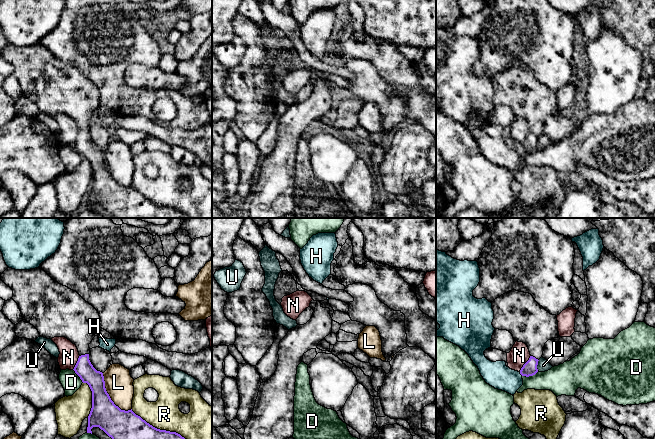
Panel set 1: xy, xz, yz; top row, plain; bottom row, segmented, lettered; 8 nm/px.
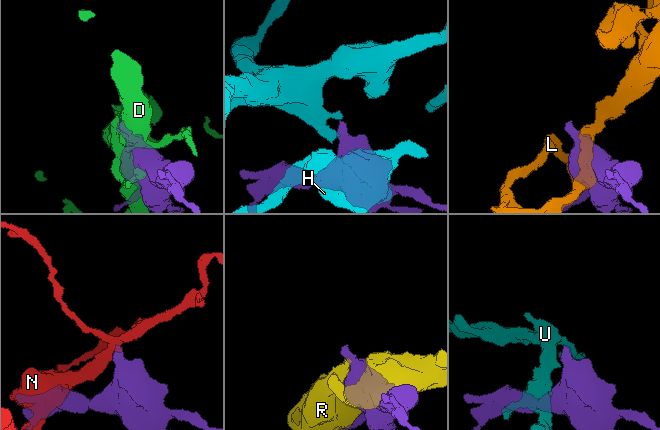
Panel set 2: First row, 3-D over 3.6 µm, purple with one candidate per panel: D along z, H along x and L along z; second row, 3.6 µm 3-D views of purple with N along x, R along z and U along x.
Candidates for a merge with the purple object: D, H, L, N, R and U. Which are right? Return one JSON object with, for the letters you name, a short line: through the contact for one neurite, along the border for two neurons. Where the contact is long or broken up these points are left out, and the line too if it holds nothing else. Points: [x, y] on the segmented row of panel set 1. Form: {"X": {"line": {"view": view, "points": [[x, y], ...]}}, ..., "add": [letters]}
{"add": []}

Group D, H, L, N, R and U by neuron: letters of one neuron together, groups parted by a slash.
D / H R / L / N / U

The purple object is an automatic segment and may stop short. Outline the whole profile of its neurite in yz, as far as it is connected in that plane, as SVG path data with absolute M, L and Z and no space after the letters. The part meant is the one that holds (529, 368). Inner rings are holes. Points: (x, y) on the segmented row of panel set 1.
M509 291L492 302L495 329L509 331L514 340L527 345L530 358L520 370L522 376L533 376L543 355L545 343L560 337L556 315L540 306L529 293Z

